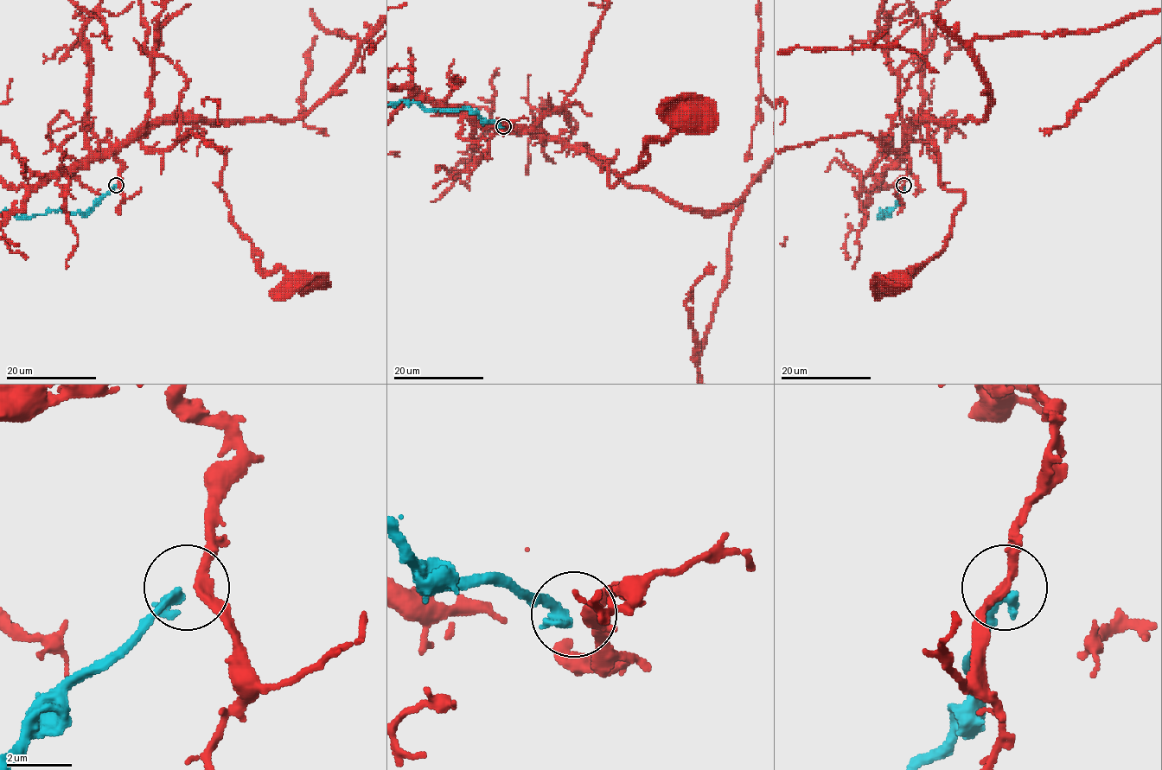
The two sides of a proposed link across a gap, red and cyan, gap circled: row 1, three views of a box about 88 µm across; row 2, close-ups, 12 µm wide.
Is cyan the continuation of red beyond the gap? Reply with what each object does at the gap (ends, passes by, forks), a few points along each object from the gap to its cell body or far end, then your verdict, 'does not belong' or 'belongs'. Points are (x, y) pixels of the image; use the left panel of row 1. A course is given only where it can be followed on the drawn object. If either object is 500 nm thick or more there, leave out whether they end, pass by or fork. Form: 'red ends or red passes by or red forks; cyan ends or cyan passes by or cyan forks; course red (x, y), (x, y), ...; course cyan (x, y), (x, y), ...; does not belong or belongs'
red passes by; cyan ends; course red (117, 184), (122, 146), (163, 124), (192, 123), (225, 158), (220, 189), (255, 264), (284, 269), (301, 283); course cyan (115, 184), (85, 213), (47, 210), (44, 213), (22, 219), (8, 213); does not belong

